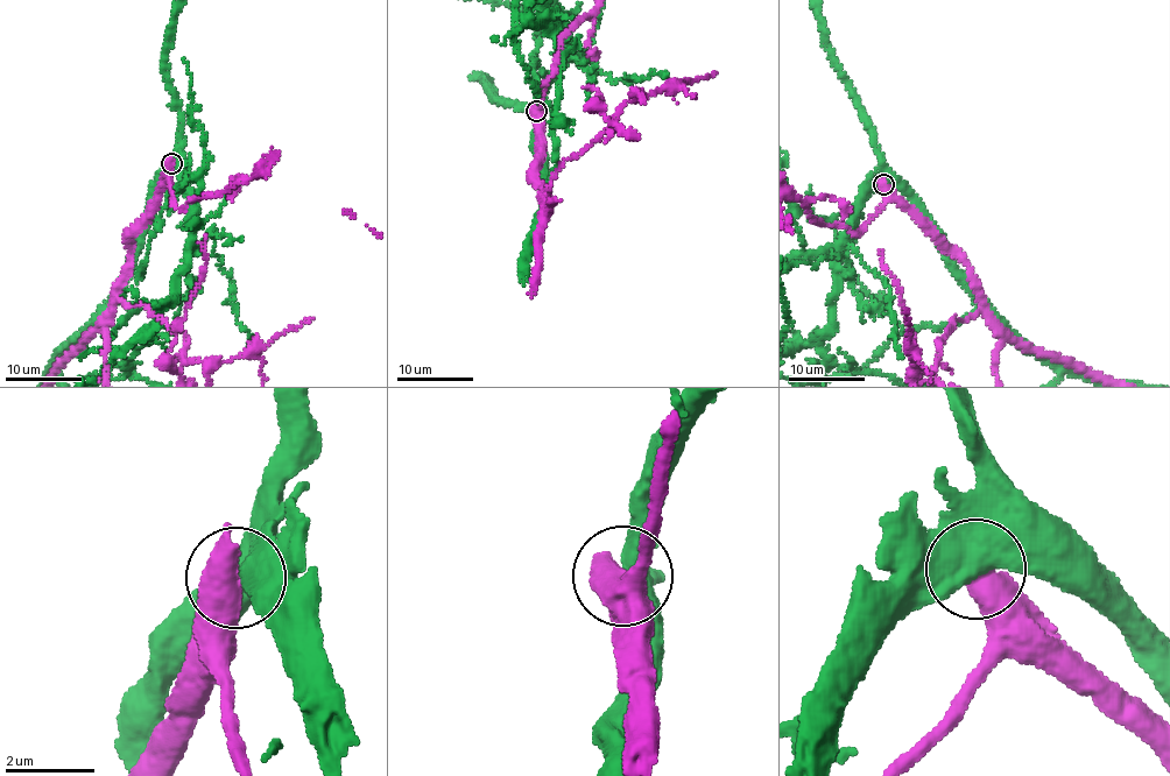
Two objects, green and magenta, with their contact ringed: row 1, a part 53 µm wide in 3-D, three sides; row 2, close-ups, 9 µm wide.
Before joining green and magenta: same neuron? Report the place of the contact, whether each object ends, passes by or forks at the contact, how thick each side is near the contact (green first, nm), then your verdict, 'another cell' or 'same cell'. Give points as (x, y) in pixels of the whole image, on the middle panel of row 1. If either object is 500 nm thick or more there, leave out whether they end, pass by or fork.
at (536, 111); 800 nm thick on the green side, 850 nm on the other; another cell

